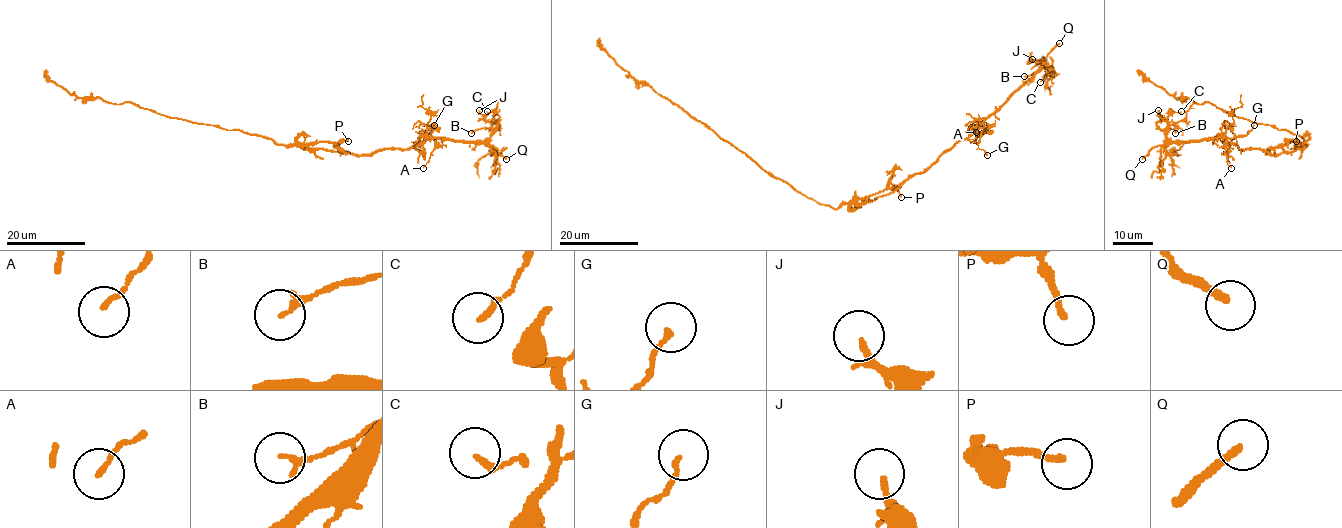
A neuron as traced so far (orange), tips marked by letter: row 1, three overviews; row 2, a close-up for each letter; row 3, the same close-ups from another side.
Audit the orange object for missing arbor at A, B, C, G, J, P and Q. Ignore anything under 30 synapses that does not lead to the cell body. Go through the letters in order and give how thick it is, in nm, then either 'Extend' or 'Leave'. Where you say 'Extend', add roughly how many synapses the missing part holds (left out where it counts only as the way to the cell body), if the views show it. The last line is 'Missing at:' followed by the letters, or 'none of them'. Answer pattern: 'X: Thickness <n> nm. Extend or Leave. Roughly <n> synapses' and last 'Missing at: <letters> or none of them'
A: Thickness 130 nm. Leave
B: Thickness 200 nm. Leave
C: Thickness 200 nm. Leave
G: Thickness 140 nm. Leave
J: Thickness 200 nm. Leave
P: Thickness 180 nm. Leave
Q: Thickness 220 nm. Extend
Missing at: Q

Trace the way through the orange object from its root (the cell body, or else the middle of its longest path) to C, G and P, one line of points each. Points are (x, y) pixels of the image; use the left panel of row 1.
C: (280, 144), (373, 155), (385, 149), (412, 148), (430, 137), (486, 141), (499, 120), (494, 112), (487, 111)
G: (280, 144), (373, 155), (385, 149), (413, 148), (430, 138), (425, 135), (434, 125)
P: (280, 144), (348, 141)

